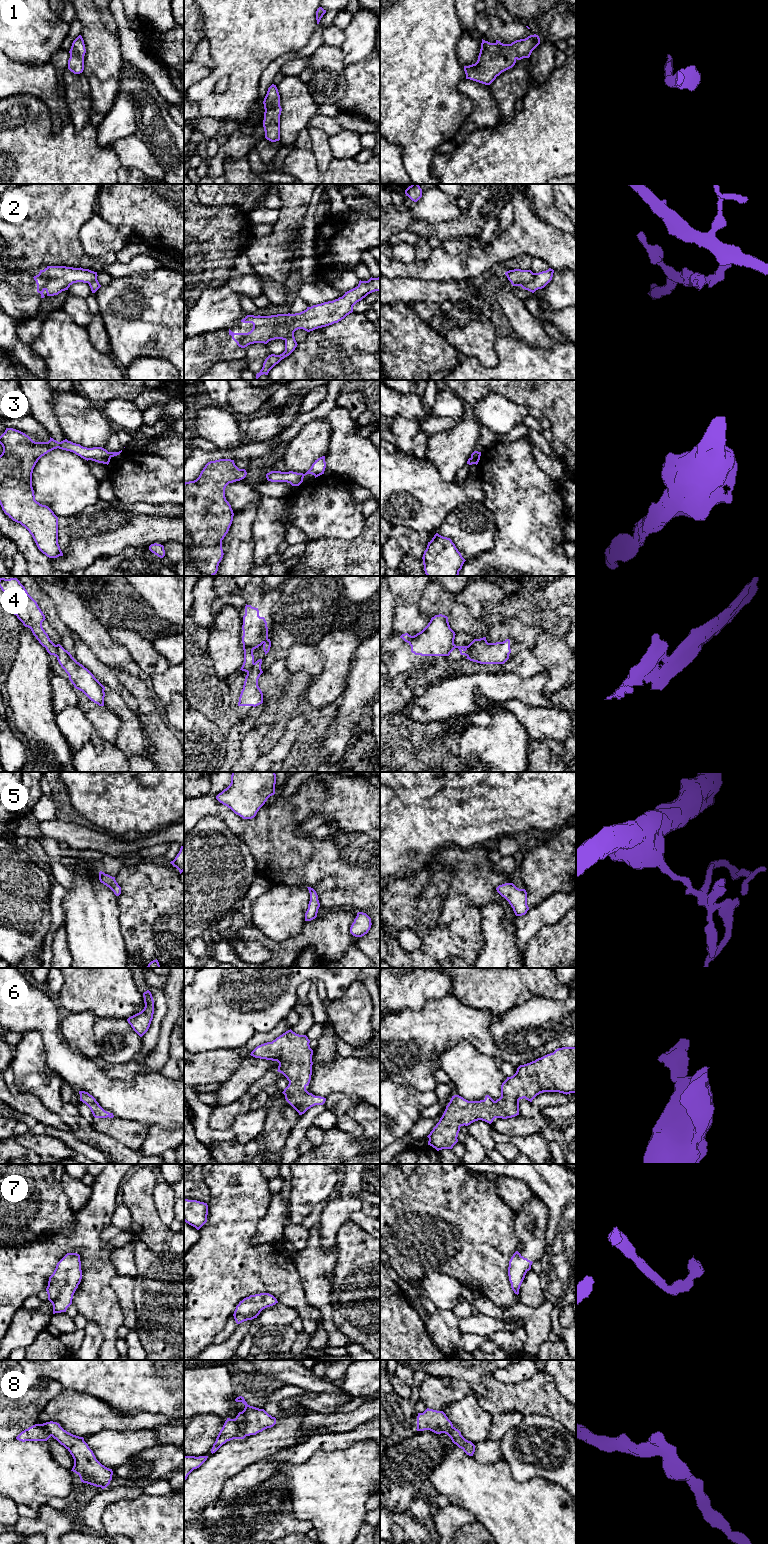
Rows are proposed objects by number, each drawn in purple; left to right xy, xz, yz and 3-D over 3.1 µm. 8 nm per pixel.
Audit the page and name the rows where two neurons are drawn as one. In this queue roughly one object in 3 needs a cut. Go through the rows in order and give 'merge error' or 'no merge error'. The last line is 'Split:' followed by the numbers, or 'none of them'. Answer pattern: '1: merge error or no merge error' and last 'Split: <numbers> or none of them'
1: no merge error
2: merge error
3: merge error
4: merge error
5: no merge error
6: no merge error
7: no merge error
8: merge error
Split: 2, 3, 4, 8

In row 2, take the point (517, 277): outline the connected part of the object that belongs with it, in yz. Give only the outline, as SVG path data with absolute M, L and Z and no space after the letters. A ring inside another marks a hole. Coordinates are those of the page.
M514 269L505 272L505 275L513 286L527 284L535 278L535 273L531 270Z

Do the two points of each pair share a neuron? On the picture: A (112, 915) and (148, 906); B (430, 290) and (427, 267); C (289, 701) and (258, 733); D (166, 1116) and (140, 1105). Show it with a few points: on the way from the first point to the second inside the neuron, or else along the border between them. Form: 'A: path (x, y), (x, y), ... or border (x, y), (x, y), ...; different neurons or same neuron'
A: border (116, 896), (119, 909), (119, 927), (123, 936); different neurons
B: border (406, 277), (439, 281), (453, 279); different neurons
C: border (269, 729), (260, 742), (260, 751); different neurons
D: path (160, 1110), (155, 1105), (146, 1105); same neuron

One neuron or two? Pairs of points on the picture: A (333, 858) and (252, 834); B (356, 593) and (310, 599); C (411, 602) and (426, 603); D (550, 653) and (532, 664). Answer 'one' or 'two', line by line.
A: one
B: two
C: two
D: two

